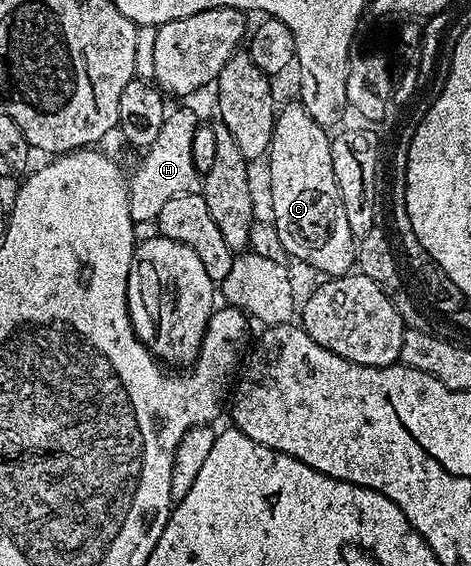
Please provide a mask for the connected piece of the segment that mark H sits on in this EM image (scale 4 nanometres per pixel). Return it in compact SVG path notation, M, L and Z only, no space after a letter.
M174 108L167 114L159 136L145 150L144 159L139 163L133 175L129 176L129 216L134 223L149 223L157 220L162 206L173 197L199 194L202 175L194 161L194 139L198 127L198 117L190 109Z

